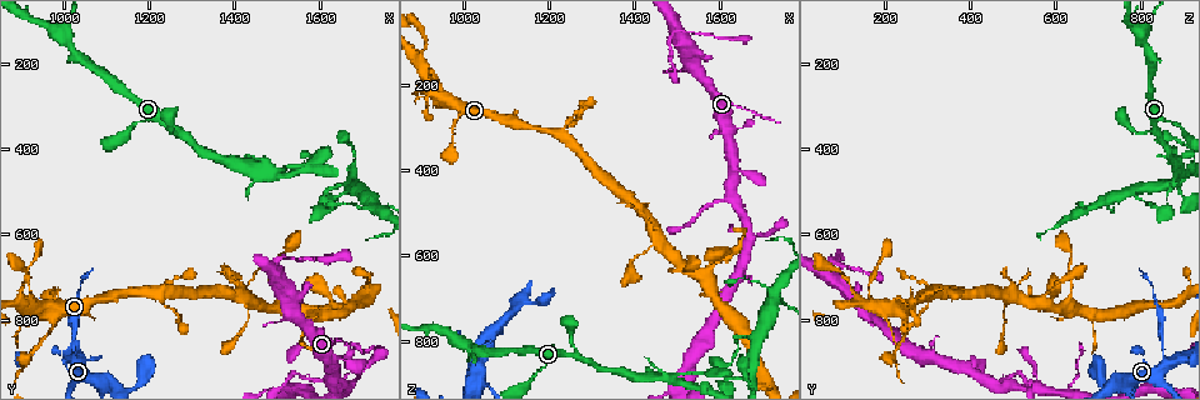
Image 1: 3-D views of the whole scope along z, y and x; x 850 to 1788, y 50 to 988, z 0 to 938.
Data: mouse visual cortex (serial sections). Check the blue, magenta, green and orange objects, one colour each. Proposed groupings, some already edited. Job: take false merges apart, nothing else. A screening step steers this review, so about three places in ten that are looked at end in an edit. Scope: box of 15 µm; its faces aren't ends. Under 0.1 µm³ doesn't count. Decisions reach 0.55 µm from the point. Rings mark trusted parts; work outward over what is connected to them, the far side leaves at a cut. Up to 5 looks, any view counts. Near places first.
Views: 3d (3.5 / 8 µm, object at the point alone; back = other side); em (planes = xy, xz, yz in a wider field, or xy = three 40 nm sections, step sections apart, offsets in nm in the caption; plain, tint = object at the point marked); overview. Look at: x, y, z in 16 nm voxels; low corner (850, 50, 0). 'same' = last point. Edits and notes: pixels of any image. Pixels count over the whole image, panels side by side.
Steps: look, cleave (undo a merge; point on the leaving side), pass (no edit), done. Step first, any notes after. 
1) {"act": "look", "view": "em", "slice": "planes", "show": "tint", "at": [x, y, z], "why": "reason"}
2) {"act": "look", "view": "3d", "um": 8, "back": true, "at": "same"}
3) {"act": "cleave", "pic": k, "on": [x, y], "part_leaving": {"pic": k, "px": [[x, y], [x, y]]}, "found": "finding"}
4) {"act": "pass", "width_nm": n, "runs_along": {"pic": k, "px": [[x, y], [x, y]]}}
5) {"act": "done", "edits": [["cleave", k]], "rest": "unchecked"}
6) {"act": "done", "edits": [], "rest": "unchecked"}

{"act": "look", "view": "3d", "um": 3.5, "at": [1260, 355, 835], "why": "side arm on a straight run"}

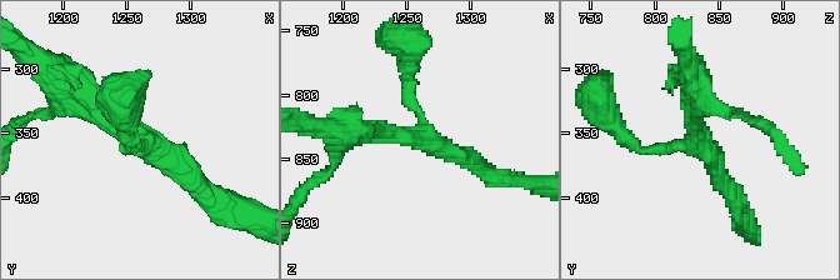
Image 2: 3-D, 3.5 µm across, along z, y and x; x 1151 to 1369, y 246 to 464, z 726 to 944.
{"act": "look", "view": "em", "slice": "xy", "step": 2, "show": "tint", "at": [1262, 356, 836], "arms": 3, "arm_widths_nm": [150, 250, 250]}

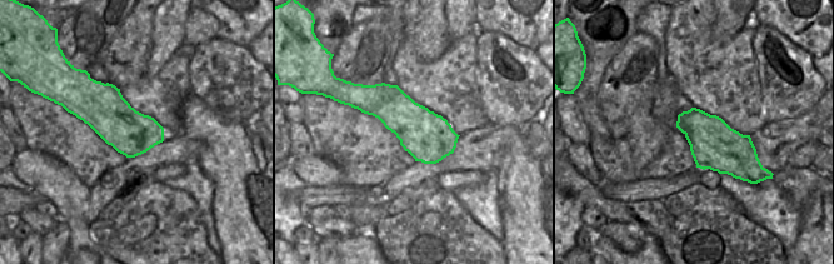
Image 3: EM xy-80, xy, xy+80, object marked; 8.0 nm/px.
{"act": "pass", "runs_along": {"pic": 2, "px": [[74, 85], [204, 193]]}, "found": "continuous, no second cell"}

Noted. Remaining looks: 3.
{"act": "look", "view": "3d", "um": 3.5, "at": [1020, 850, 845], "why": "a narrow waist"}

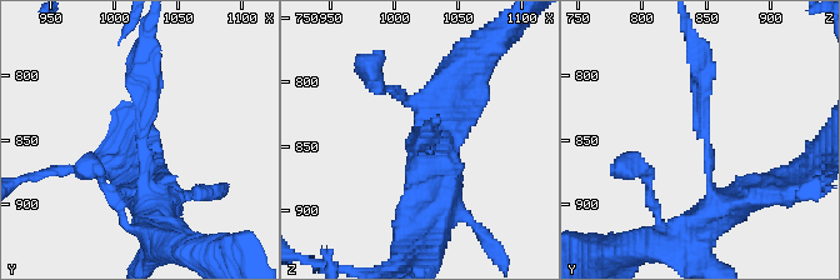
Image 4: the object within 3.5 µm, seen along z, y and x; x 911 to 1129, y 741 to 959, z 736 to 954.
{"act": "look", "view": "em", "slice": "xy", "step": 2, "show": "tint", "at": [1024, 852, 850]}

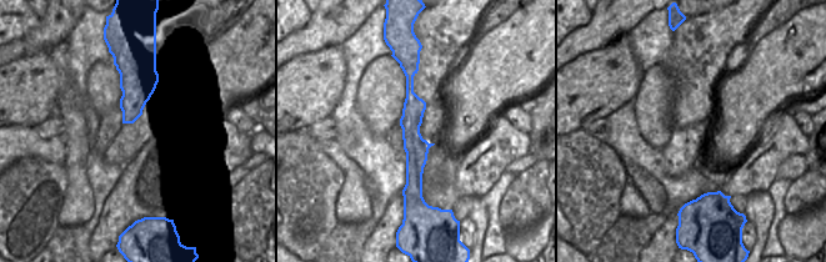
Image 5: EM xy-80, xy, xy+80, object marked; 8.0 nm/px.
{"act": "look", "view": "em", "slice": "xy", "step": 5, "show": "tint", "at": "same", "why": "another direction"}

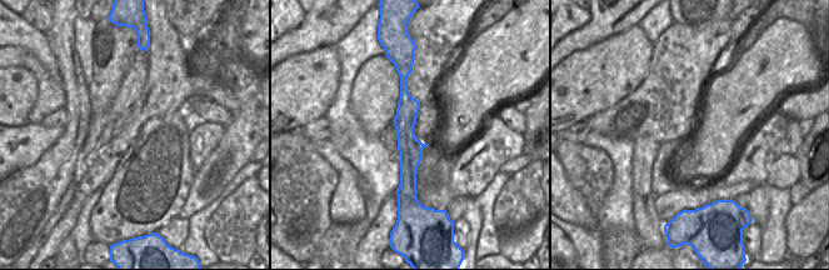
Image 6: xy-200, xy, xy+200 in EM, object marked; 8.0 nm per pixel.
{"act": "cleave", "pic": 4, "on": [705, 118], "part_leaving": {"pic": 4, "px": [[708, 158], [691, 35]]}, "found": "a second cell is stuck on"}

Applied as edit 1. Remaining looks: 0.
{"act": "done", "edits": [["cleave", 4]], "rest": "unchecked"}

